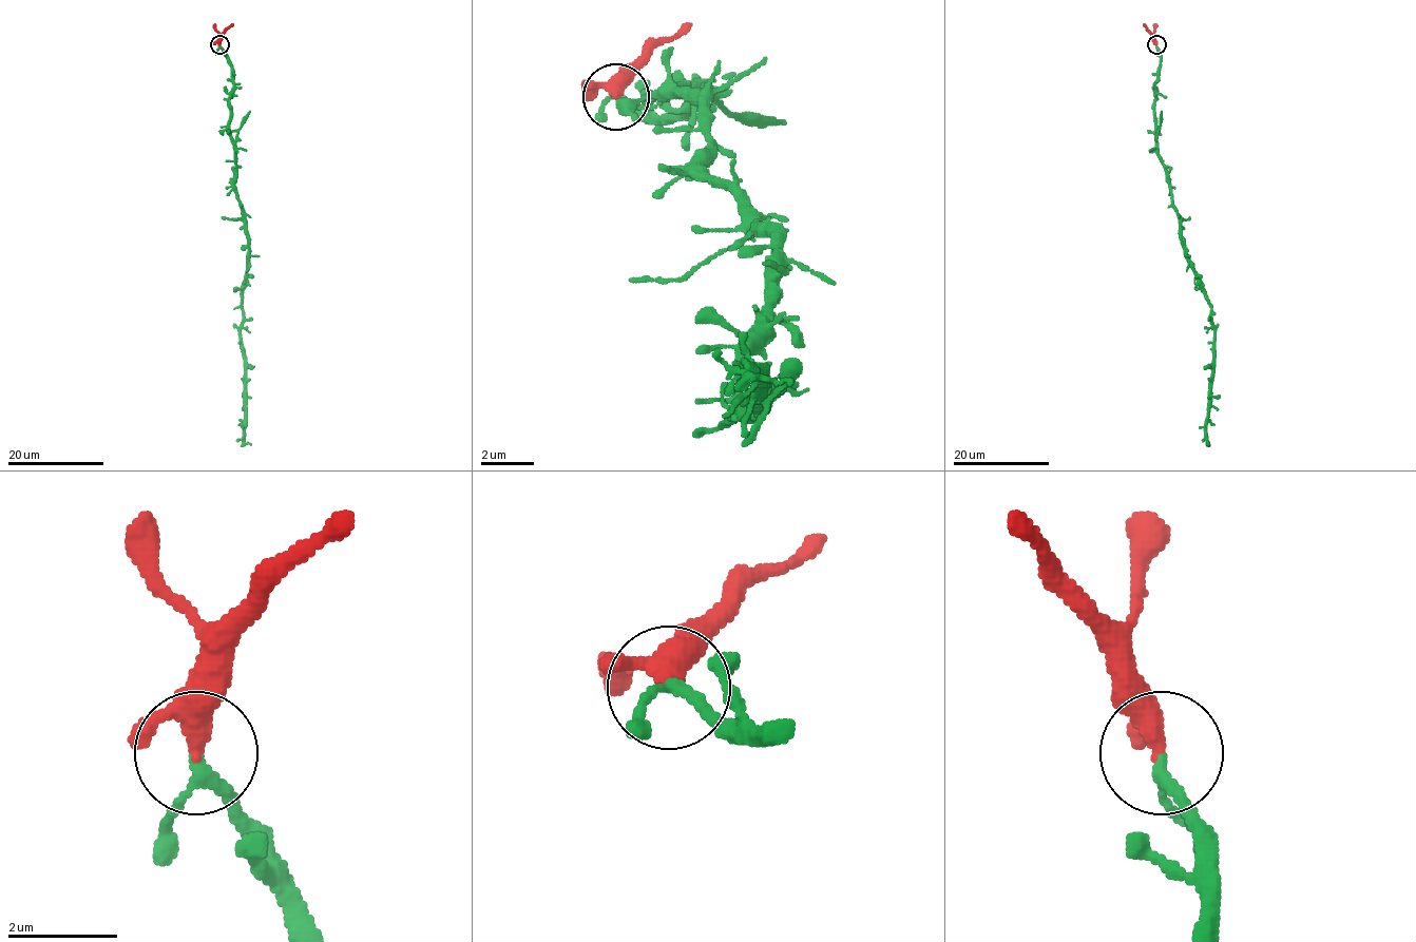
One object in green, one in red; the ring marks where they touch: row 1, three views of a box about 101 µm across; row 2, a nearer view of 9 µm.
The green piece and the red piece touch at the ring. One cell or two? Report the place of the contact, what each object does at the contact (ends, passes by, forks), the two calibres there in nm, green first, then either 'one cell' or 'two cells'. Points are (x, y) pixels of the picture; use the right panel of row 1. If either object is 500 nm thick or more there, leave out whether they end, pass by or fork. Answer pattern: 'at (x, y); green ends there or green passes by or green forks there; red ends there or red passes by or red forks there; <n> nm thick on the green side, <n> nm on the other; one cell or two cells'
at (1156, 44); green passes by; red passes by; 190 nm thick on the green side, 280 nm on the other; one cell

